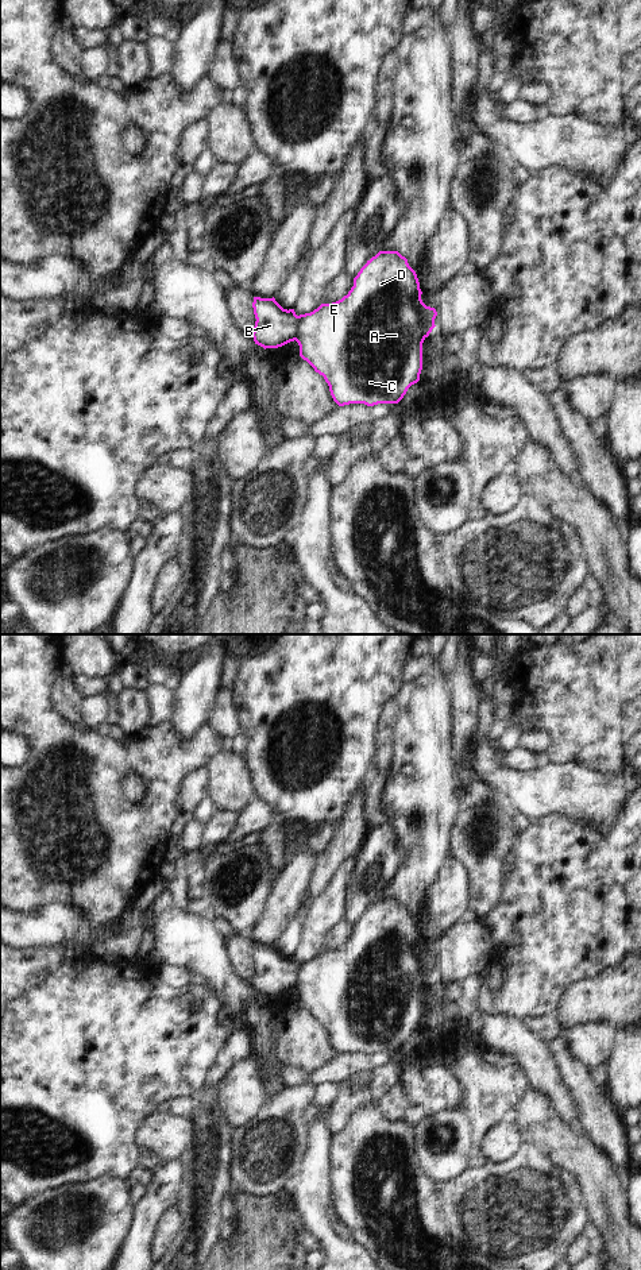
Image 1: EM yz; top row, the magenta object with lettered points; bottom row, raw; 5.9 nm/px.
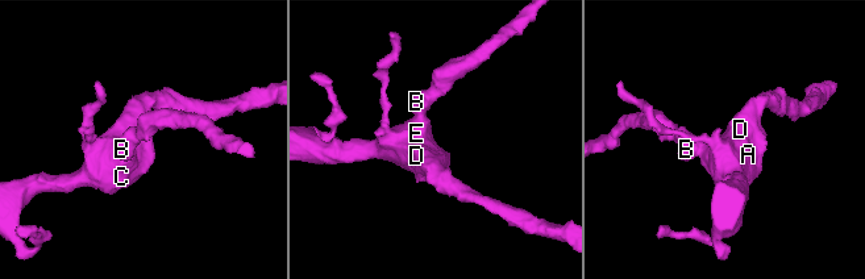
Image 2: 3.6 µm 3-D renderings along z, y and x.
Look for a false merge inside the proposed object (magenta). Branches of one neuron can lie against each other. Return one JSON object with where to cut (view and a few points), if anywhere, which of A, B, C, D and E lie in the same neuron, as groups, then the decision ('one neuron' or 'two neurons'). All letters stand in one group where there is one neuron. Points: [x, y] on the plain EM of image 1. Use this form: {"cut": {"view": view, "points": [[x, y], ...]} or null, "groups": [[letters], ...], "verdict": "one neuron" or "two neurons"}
{"cut": null, "groups": [["A", "B", "C", "D", "E"]], "verdict": "one neuron"}

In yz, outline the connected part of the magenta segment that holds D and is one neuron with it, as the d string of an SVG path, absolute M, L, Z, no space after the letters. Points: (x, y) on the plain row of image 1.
M379 899L360 916L347 943L332 951L321 951L310 961L297 964L294 957L283 957L274 945L254 945L252 956L256 969L252 985L255 992L264 997L278 996L296 988L300 993L300 1004L324 1024L339 1054L398 1051L408 1037L420 1028L422 991L436 974L437 960L422 950L421 942L417 922L408 907L398 899Z

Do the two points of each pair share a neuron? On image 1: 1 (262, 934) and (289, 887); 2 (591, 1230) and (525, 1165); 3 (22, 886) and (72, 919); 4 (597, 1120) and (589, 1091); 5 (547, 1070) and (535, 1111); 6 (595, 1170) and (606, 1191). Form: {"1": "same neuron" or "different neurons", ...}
{"1": "same neuron", "2": "different neurons", "3": "different neurons", "4": "same neuron", "5": "different neurons", "6": "same neuron"}

